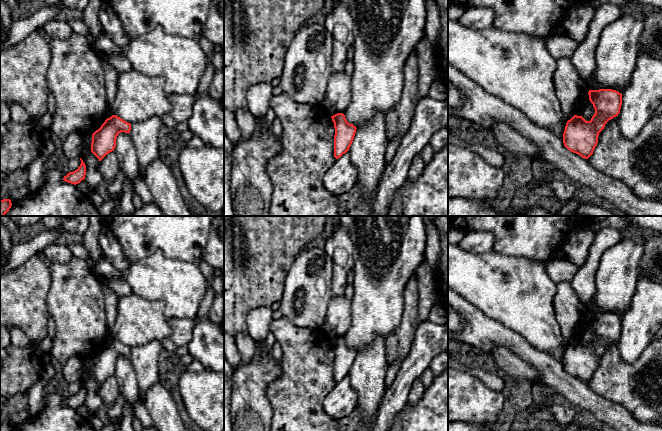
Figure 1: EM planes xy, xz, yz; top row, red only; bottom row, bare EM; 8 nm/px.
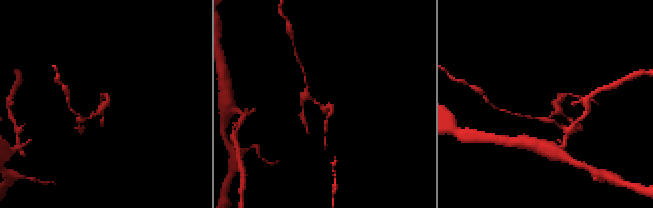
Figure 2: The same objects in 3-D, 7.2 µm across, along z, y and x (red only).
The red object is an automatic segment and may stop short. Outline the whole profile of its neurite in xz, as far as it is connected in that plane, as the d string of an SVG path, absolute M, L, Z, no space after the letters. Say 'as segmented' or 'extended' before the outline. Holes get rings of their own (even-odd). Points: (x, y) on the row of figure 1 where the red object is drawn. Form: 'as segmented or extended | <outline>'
as segmented | M337 113L331 116L334 123L334 157L340 158L343 154L349 151L353 142L356 126L347 122L343 113Z

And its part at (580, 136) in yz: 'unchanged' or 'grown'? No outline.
unchanged

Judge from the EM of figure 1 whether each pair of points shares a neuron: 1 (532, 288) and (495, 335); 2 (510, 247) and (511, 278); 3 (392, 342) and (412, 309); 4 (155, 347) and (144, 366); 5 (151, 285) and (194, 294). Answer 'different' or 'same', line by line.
1: different
2: different
3: same
4: same
5: same

